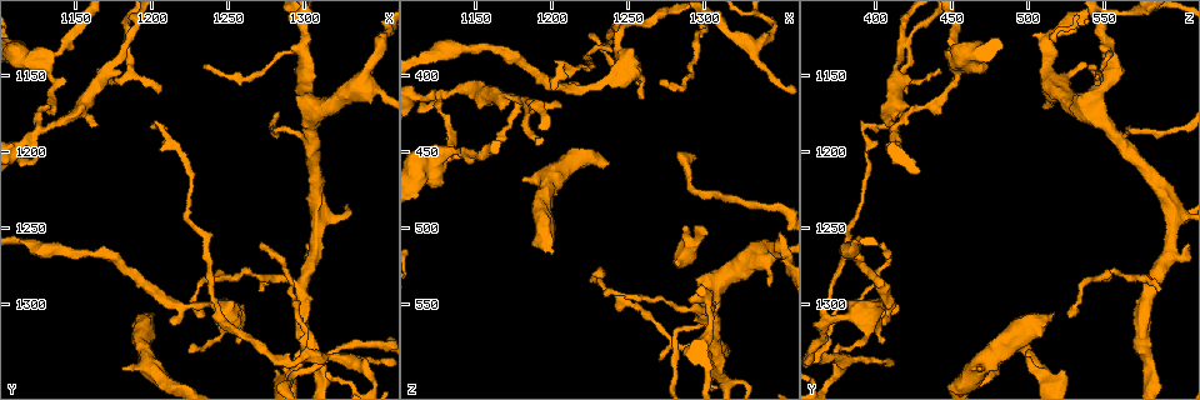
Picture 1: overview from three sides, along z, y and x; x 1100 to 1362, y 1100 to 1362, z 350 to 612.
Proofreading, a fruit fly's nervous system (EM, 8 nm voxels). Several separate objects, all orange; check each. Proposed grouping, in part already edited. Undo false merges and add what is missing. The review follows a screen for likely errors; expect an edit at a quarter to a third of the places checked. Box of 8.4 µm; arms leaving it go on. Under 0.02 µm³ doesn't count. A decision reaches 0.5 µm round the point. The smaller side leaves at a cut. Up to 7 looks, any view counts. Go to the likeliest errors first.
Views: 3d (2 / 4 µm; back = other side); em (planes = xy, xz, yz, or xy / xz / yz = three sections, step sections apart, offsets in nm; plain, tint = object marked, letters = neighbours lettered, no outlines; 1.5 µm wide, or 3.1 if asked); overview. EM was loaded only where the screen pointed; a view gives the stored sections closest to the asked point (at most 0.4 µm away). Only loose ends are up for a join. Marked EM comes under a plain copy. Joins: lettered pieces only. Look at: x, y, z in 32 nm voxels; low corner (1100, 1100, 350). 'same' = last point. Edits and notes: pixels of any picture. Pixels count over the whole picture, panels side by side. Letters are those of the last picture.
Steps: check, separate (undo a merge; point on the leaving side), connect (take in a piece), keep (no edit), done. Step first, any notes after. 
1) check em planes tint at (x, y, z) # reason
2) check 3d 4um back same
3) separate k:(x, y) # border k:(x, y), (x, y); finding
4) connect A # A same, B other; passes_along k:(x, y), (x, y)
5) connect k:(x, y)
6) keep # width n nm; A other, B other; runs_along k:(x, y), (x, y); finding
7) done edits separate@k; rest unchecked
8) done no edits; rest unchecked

check 3d 2um at (1200, 1308, 516) # an open end

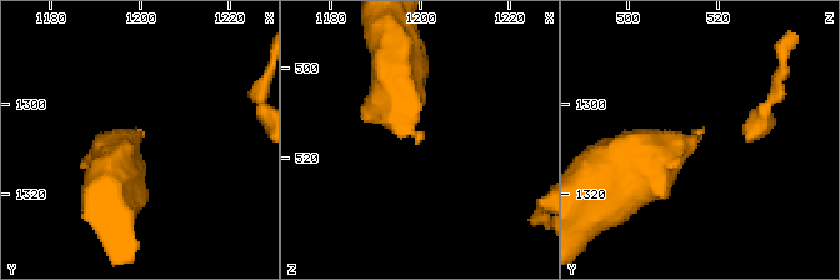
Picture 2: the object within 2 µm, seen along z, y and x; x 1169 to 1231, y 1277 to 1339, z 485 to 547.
check em xy step 4 letters at (1200, 1306, 516) # shape alone is not enough

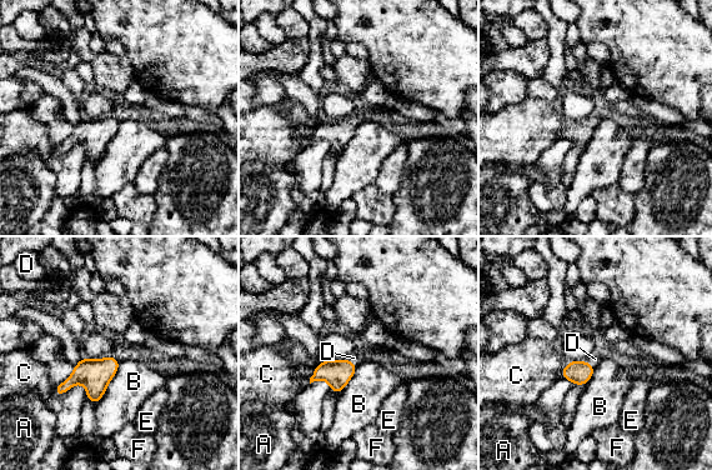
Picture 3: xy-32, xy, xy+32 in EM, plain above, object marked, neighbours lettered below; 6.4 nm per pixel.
connect D # longest_contact B 340 nm; A other, B other, C other, D same, E other, F other; it goes on there

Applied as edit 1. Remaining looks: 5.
check overview # redraw

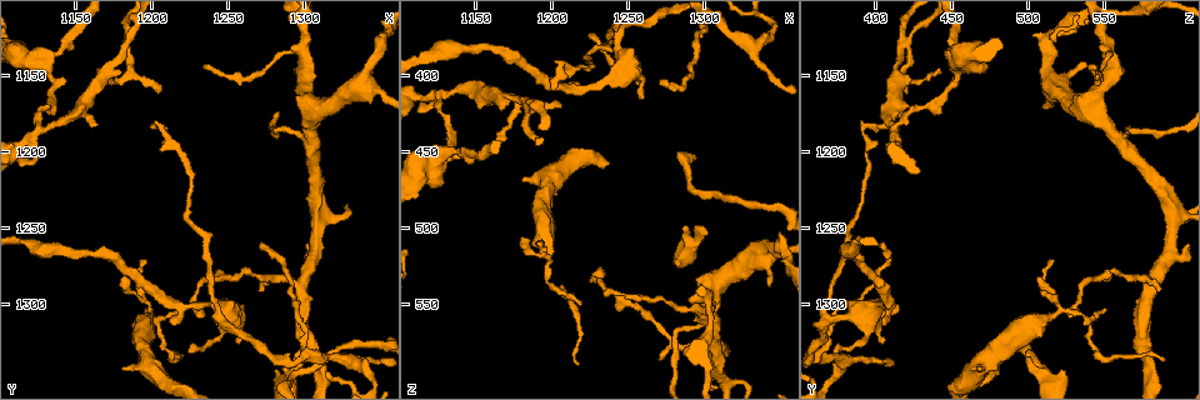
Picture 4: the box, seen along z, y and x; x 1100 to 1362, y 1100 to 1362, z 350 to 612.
check em yz step 8 letters at (1272, 1258, 402) # end of a long branch

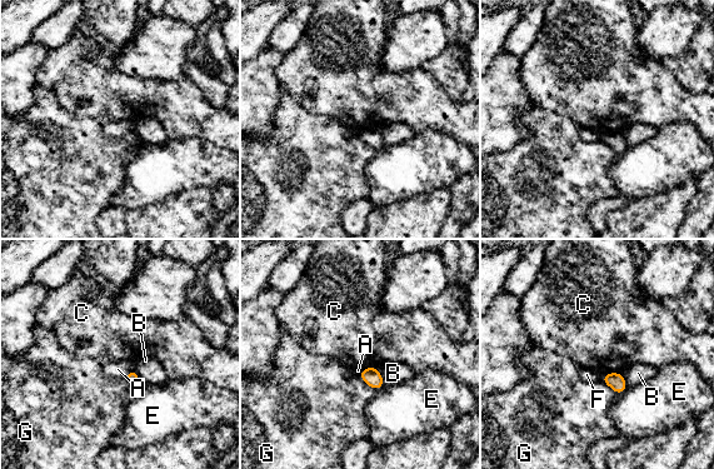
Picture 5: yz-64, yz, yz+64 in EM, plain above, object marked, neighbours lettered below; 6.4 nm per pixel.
keep # width 70 nm; A other, B other, C other, E other, F other, G other; none of them fits

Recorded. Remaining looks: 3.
check 3d 2um at (1118, 1262, 388) # thick turns thin

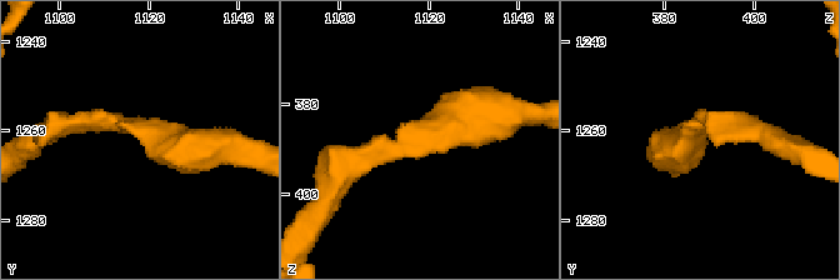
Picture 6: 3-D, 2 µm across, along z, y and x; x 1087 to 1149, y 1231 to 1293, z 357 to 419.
check em xz step 4 tint at (1117, 1259, 387) # shape alone is not enough

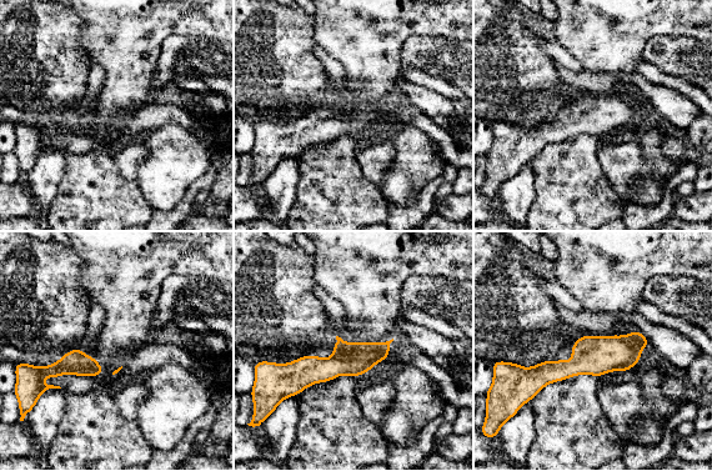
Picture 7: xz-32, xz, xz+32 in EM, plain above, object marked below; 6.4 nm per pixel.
check em yz step 4 letters same

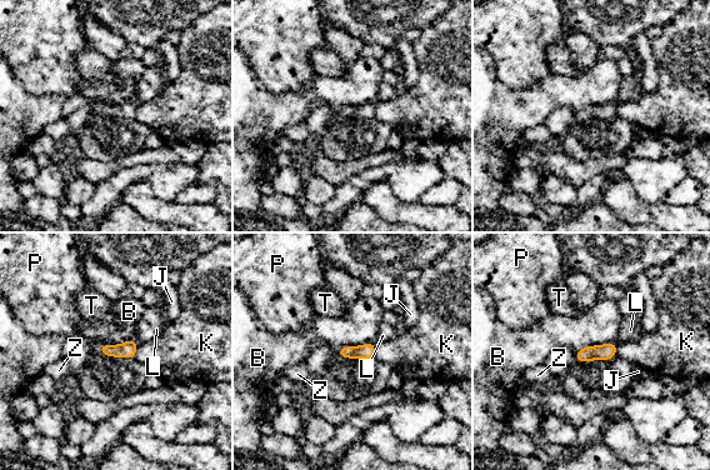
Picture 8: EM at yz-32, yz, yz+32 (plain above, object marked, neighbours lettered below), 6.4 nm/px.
keep # B other, J other, K other, L other, P other, T other, Z other; border 8:(615, 341), (585, 345), (575, 354); one cell here

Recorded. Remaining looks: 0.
done edits connect@3; rest unchecked

